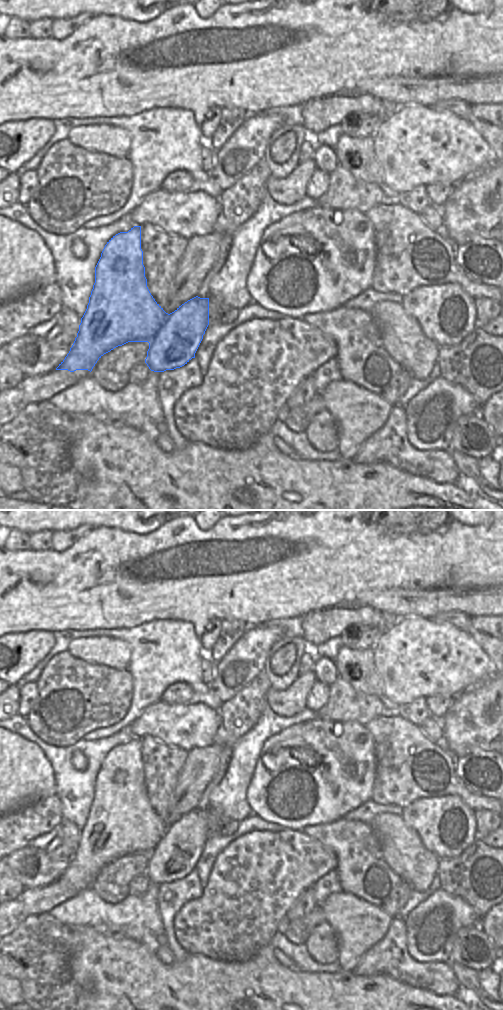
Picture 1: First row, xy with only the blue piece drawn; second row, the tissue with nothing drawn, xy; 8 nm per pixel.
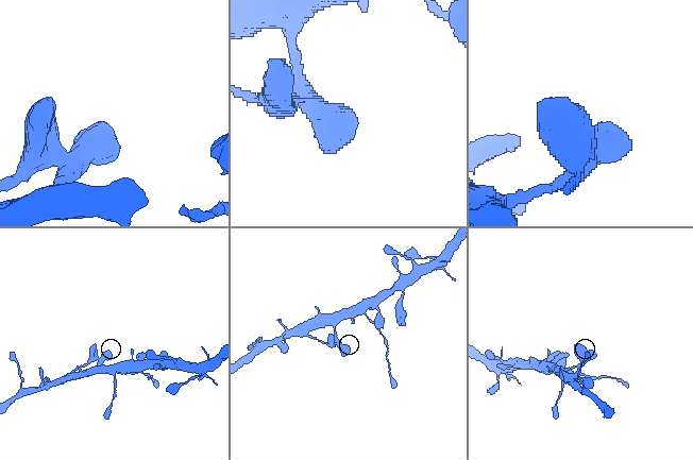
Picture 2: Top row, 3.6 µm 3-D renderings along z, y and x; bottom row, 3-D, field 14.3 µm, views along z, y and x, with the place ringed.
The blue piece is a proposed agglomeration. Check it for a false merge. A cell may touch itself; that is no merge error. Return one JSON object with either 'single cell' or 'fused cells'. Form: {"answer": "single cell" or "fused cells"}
{"answer": "single cell"}

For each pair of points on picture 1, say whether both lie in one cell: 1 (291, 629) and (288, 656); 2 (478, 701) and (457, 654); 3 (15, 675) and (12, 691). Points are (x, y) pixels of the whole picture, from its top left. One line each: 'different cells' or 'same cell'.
1: different cells
2: different cells
3: different cells

